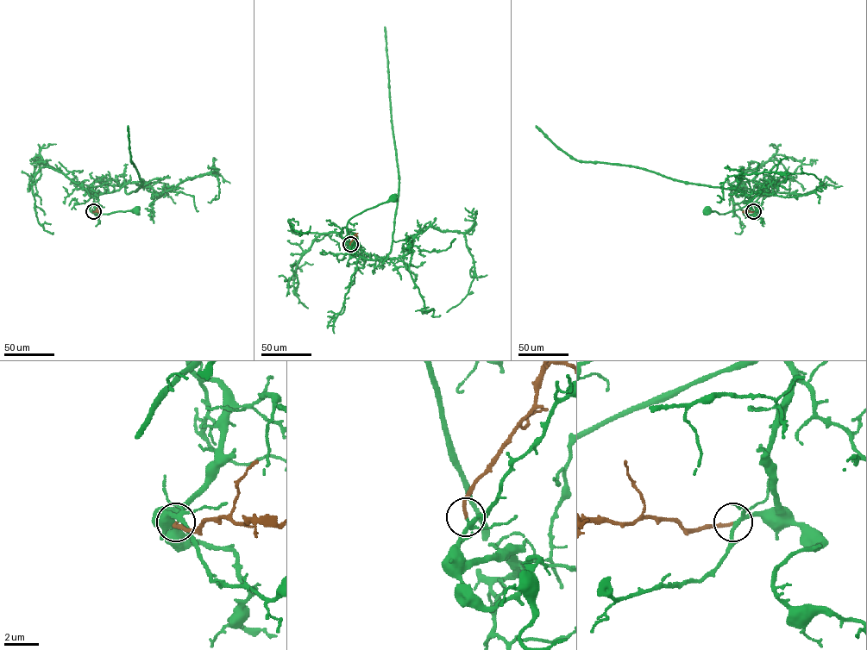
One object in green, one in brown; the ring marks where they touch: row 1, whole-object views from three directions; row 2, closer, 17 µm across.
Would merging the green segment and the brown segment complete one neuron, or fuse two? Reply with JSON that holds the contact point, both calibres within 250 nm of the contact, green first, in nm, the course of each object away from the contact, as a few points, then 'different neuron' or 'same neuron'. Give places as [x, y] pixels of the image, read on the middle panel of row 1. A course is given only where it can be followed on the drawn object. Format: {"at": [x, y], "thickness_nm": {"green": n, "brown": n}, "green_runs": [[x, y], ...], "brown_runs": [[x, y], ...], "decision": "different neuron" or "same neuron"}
{"at": [350, 244], "thickness_nm": {"green": 180, "brown": 180}, "green_runs": [[349, 244], [353, 247], [347, 231], [348, 221], [392, 197]], "brown_runs": [[349, 244], [357, 233]], "decision": "same neuron"}

